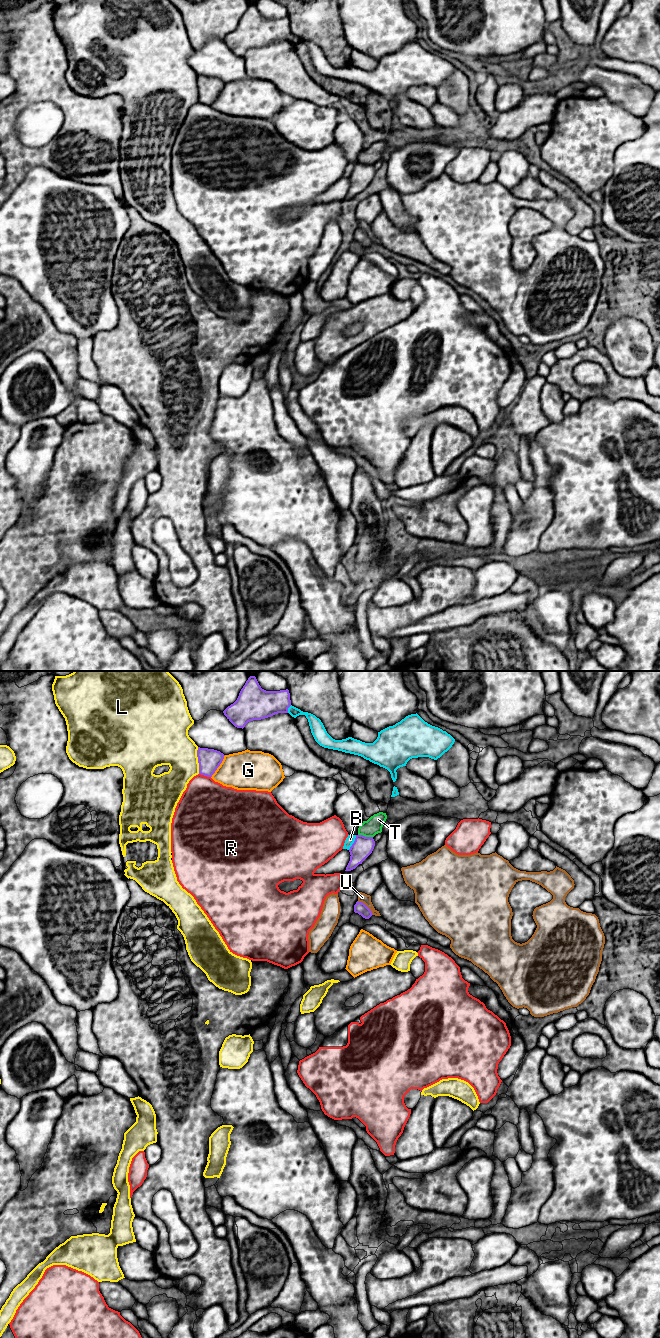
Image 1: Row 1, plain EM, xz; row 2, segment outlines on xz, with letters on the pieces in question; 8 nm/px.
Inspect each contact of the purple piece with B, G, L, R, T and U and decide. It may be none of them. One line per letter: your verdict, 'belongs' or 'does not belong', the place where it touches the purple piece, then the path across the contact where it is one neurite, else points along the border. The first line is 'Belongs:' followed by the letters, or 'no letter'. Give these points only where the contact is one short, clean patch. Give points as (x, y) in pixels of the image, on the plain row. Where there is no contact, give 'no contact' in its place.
Belongs: no letter
B: does not belong; contact xz (354, 170)
G: does not belong; contact xz (219, 93)
L: does not belong; contact xz (198, 88)
R: does not belong; contact xz (205, 103)
T: does not belong; contact xz (364, 164); border xz (358, 162), (372, 165)
U: does not belong; contact xz (366, 234); border xz (358, 228), (373, 242)

